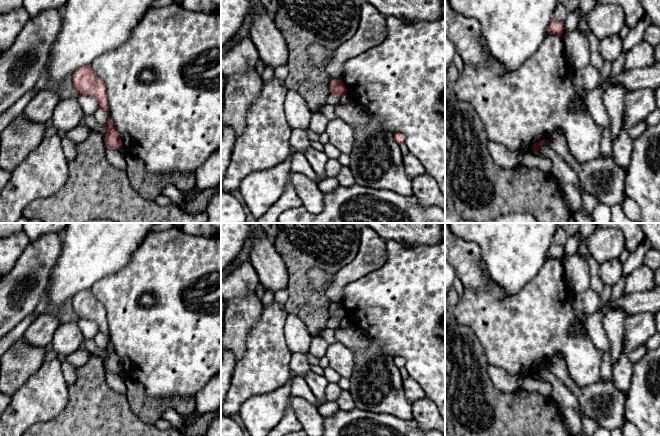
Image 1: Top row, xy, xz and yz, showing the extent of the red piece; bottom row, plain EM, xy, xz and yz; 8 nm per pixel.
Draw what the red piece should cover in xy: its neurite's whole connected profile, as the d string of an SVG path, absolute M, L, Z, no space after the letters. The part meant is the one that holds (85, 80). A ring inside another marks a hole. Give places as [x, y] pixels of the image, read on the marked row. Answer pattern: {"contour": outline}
{"contour": "M91 65L80 67L72 77L73 85L80 94L94 97L99 103L99 108L109 112L106 85L94 72Z"}

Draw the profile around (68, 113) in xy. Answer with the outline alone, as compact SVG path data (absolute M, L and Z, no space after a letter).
M65 98L56 105L51 118L52 125L58 131L68 132L79 125L84 116L84 111L77 98Z

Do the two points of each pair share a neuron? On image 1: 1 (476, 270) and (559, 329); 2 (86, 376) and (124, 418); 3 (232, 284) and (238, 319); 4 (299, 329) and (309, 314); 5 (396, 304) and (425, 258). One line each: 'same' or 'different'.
1: same
2: same
3: same
4: different
5: same

